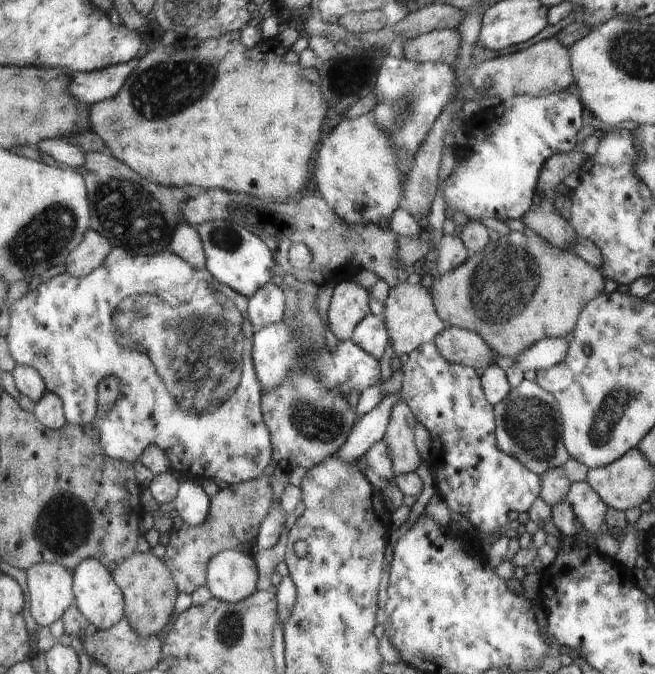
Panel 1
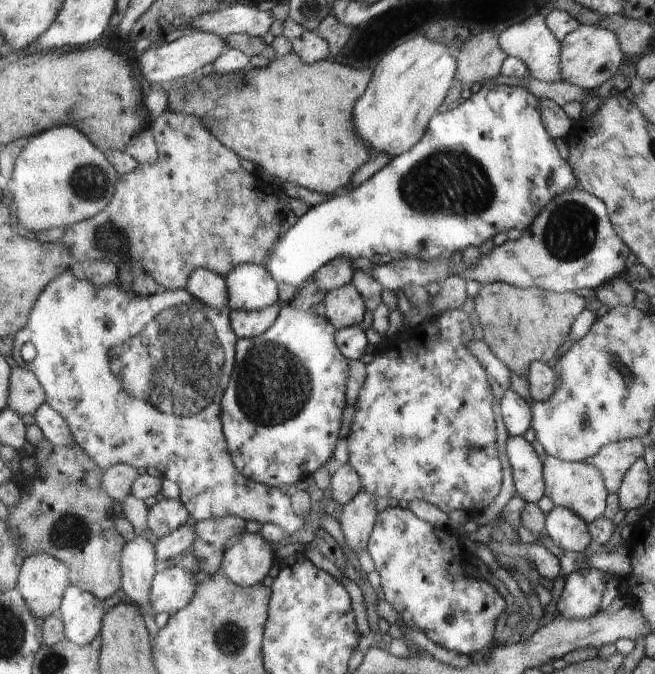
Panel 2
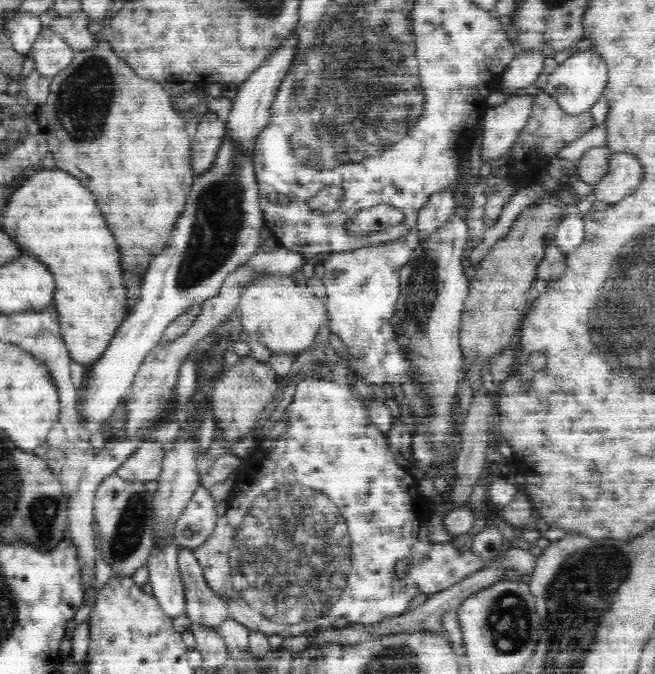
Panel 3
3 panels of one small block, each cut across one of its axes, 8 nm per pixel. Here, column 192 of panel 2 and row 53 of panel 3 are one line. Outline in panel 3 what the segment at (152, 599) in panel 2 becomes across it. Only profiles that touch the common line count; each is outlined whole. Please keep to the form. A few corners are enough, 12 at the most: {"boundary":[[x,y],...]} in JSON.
{"boundary":[[576,52],[540,88],[566,114],[582,115],[601,100],[605,60]]}

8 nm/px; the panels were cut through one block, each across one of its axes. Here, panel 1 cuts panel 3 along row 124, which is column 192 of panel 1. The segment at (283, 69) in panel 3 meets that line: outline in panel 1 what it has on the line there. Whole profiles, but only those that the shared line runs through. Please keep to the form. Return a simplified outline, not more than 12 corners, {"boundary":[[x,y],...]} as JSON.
{"boundary":[[178,224],[169,250],[196,269],[205,268],[198,231]]}

